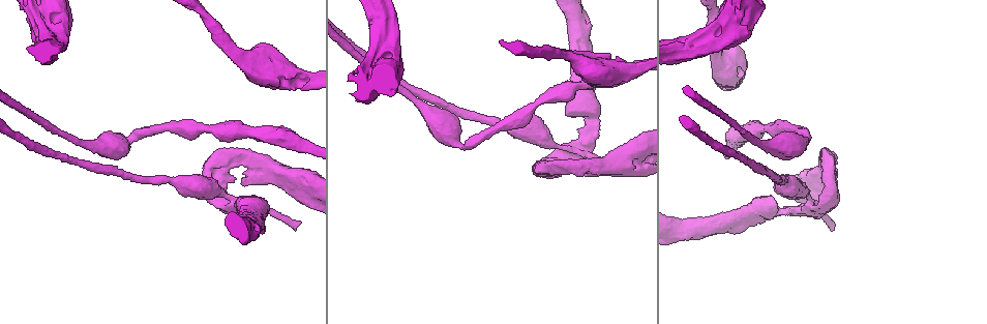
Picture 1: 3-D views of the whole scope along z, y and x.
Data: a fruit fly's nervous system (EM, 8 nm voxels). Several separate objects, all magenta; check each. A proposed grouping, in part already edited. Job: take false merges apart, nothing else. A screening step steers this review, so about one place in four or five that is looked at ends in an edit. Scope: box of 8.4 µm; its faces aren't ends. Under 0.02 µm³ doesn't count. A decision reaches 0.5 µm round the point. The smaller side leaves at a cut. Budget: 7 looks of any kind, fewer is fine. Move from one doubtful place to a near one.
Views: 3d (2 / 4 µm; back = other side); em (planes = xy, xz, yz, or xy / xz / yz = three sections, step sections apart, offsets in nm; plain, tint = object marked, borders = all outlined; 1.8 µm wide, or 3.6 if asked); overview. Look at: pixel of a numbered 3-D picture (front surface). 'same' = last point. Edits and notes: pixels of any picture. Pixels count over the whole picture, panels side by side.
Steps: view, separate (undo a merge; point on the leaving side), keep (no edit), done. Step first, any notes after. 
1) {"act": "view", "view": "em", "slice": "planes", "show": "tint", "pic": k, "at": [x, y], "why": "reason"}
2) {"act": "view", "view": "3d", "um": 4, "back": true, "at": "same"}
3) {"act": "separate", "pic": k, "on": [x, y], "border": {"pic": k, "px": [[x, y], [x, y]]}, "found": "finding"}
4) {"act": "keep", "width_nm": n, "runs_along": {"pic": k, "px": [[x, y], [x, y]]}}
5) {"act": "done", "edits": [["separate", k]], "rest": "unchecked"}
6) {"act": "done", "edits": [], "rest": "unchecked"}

{"act": "view", "view": "em", "slice": "planes", "show": "tint", "pic": 1, "at": [306, 148], "why": "thick turns thin"}

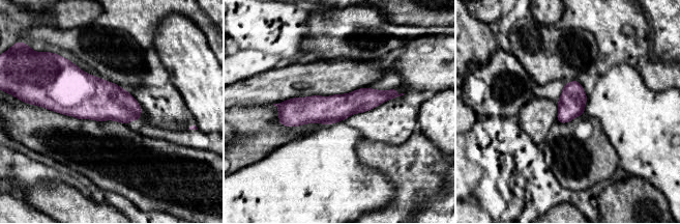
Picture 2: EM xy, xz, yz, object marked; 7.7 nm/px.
{"act": "keep", "width_nm": 220, "runs_along": {"pic": 2, "px": [[395, 94], [336, 108], [279, 106]]}, "found": "all the same cell"}

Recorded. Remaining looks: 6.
{"act": "view", "view": "3d", "um": 2, "pic": 1, "at": [808, 209], "why": "a fork"}

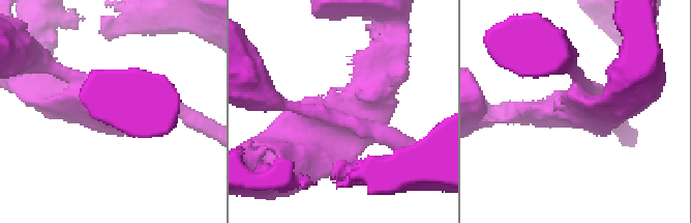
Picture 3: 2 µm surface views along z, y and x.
{"act": "view", "view": "em", "slice": "planes", "show": "tint", "pic": 3, "at": [578, 107], "why": "shape alone is not enough"}

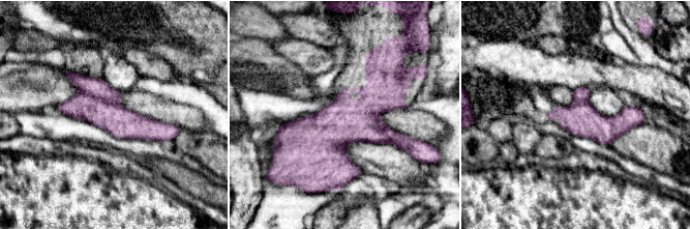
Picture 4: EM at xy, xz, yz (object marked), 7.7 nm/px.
{"act": "separate", "pic": 4, "on": [99, 88], "part_leaving": {"pic": 4, "px": [[70, 75], [117, 101]]}, "found": "two cells meet here"}

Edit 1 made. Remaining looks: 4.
{"act": "view", "view": "em", "slice": "xy", "step": 8, "show": "tint", "pic": 1, "at": [765, 130], "why": "a narrow waist"}

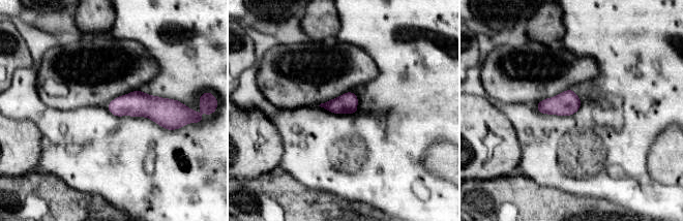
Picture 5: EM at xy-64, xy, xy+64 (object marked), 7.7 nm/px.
{"act": "view", "view": "em", "slice": "planes", "show": "tint", "at": "same", "why": "cut it another way"}

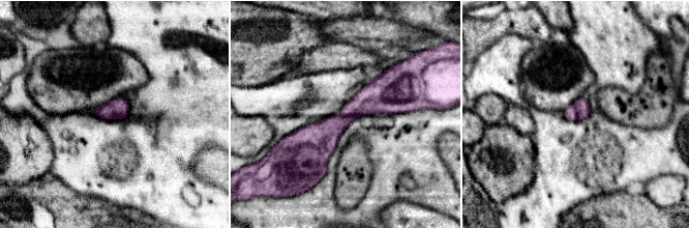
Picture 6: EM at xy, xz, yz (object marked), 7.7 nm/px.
{"act": "keep", "runs_along": {"pic": 6, "px": [[407, 105], [360, 104], [321, 138], [288, 138]]}, "found": "one cell here"}

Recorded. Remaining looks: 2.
{"act": "done", "edits": [["separate", 4]], "rest": "unchecked"}

